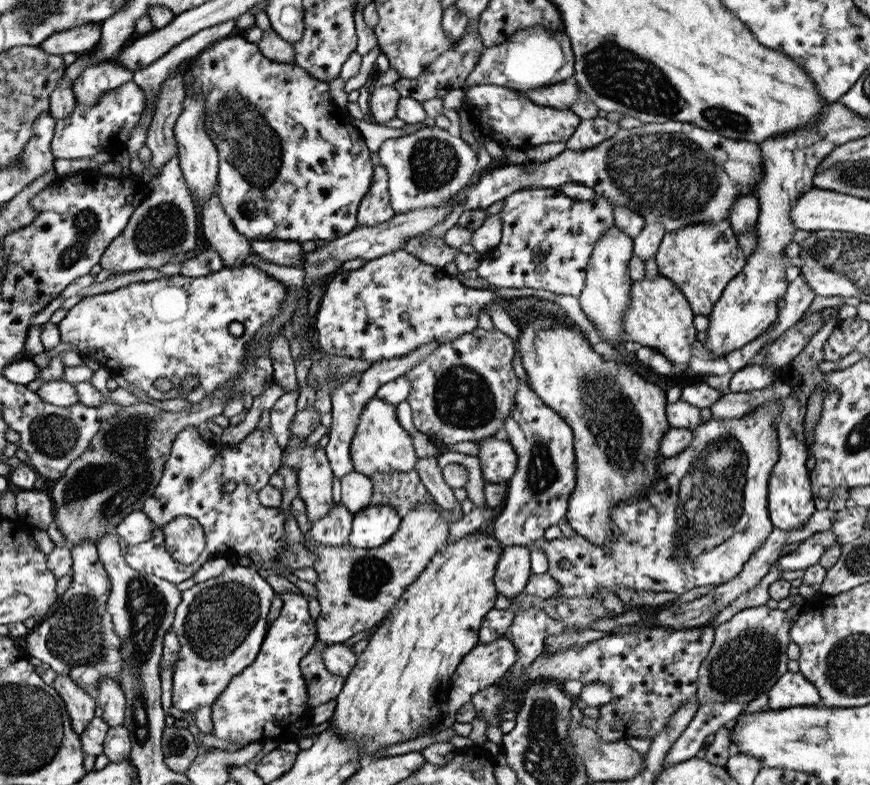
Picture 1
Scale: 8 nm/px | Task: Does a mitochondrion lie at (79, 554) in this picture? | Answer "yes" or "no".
no

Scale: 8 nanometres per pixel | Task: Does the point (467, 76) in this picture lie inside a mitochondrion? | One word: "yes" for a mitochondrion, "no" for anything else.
no

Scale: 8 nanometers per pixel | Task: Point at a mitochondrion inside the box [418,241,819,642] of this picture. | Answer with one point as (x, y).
(714, 488)

